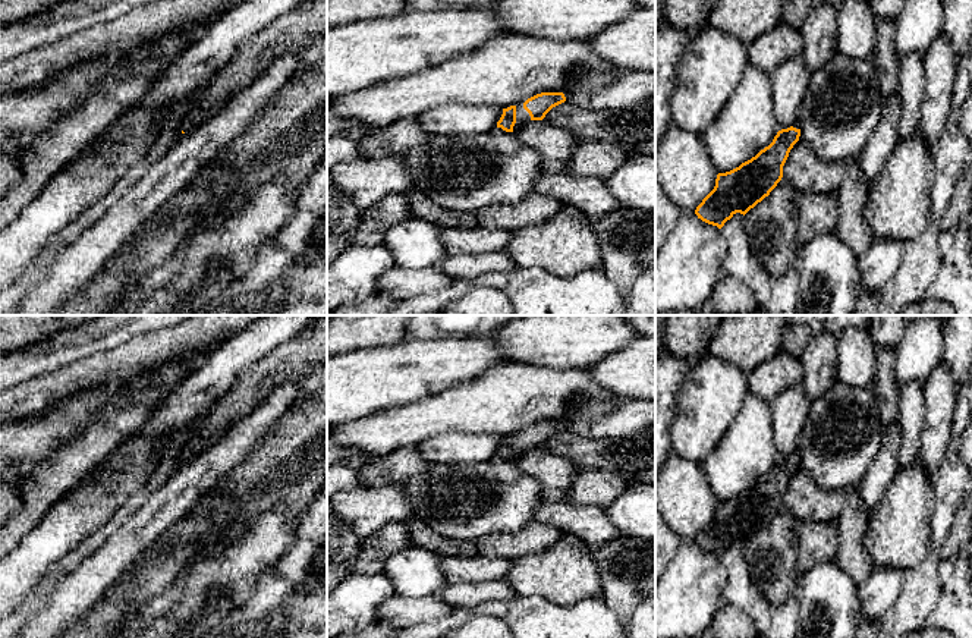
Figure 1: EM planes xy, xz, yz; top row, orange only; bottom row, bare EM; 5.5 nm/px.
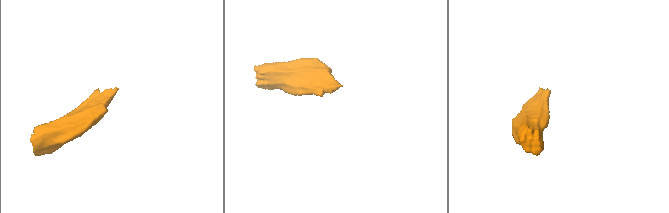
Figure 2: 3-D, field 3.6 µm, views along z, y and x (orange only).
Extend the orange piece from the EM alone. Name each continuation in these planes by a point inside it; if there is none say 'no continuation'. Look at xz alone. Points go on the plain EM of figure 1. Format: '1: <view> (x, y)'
1: xz (522, 445)

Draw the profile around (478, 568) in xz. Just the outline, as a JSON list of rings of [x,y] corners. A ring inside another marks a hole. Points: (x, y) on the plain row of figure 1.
[[[443,556],[441,572],[447,582],[481,582],[503,579],[512,559],[491,556]]]

